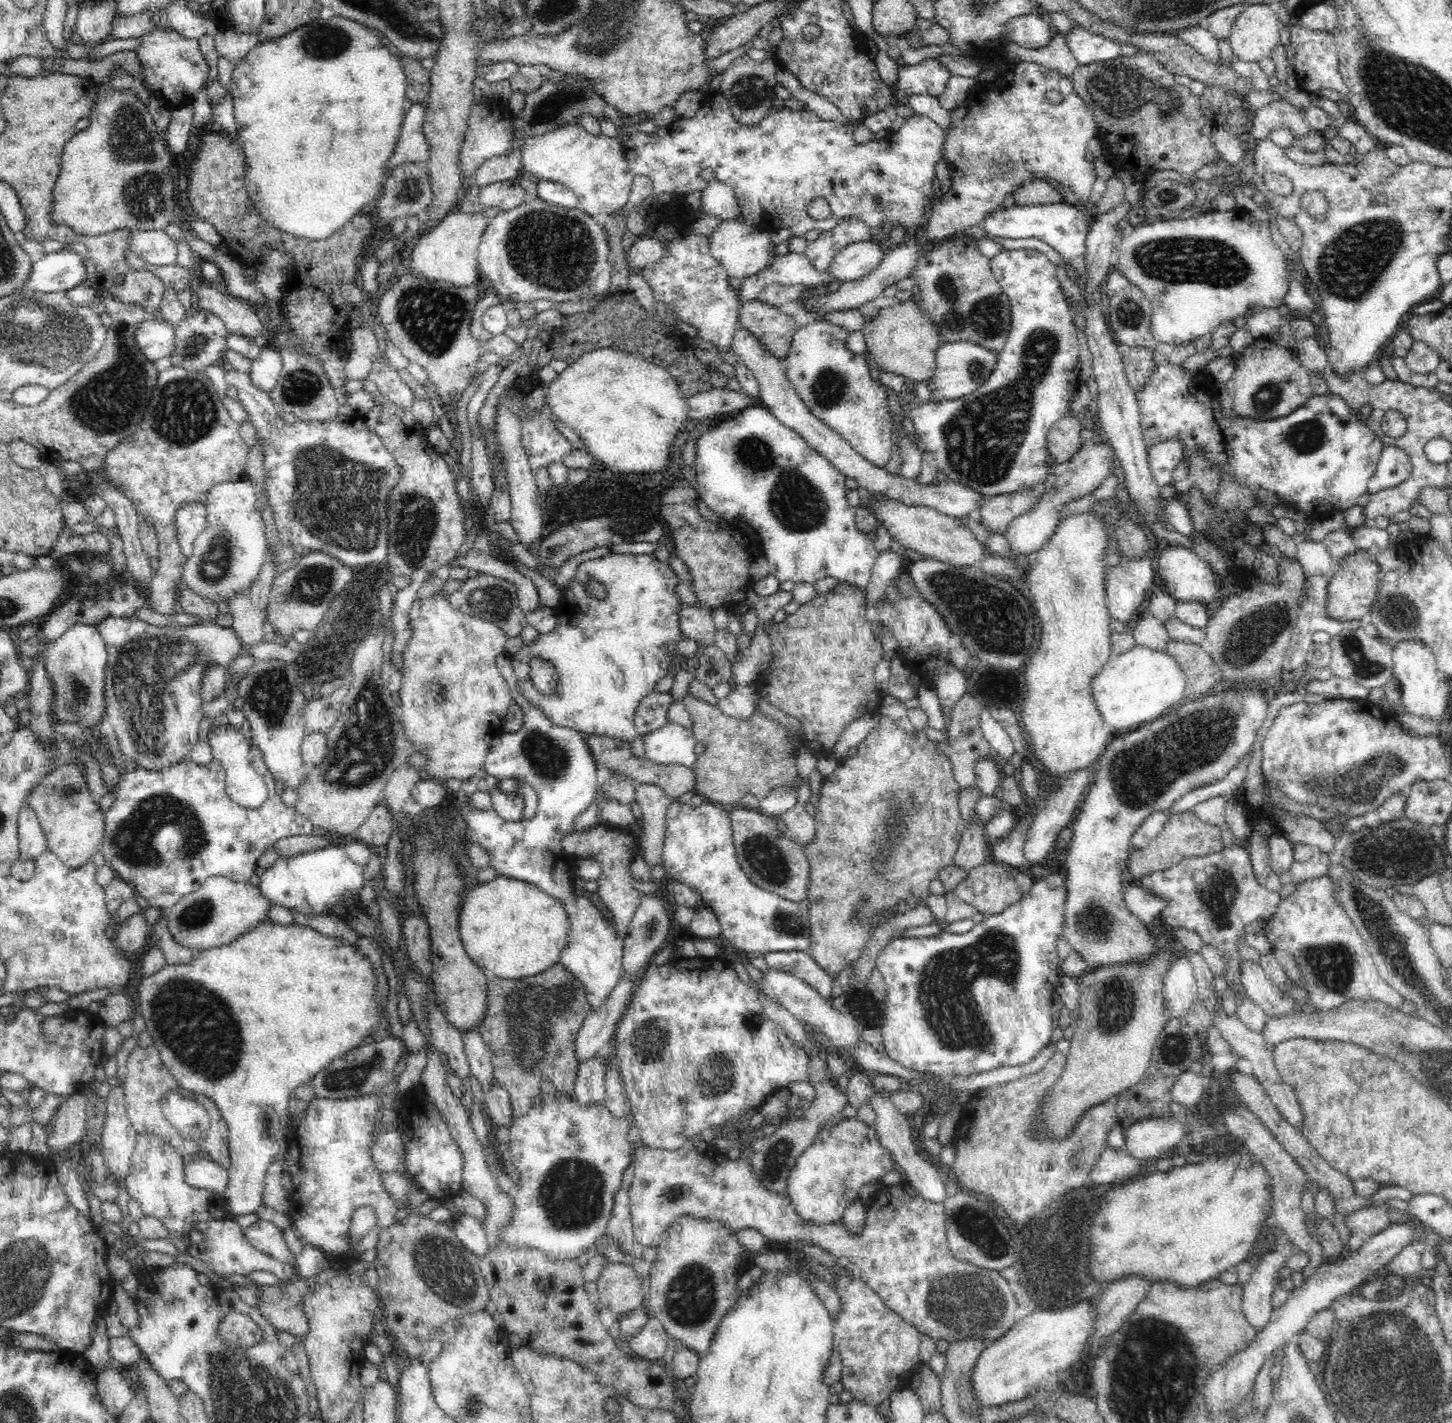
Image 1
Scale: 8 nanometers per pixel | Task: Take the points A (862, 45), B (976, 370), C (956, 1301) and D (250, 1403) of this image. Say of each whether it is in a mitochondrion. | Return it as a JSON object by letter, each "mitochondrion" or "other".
{"A":"other","B":"mitochondrion","C":"mitochondrion","D":"mitochondrion"}

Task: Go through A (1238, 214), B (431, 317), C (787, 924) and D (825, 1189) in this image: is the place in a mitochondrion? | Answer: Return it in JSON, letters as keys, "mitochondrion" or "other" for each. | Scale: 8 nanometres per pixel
{"A":"other","B":"mitochondrion","C":"mitochondrion","D":"other"}

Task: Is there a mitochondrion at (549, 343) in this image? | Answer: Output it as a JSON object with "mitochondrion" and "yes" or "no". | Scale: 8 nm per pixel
{"mitochondrion":"no"}

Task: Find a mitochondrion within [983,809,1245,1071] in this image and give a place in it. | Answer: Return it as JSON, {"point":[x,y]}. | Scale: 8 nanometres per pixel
{"point":[1218,891]}

